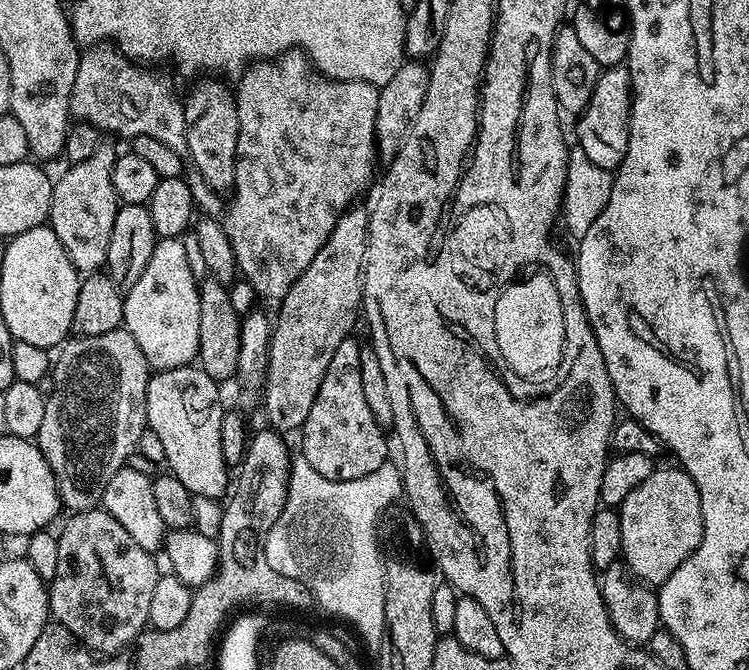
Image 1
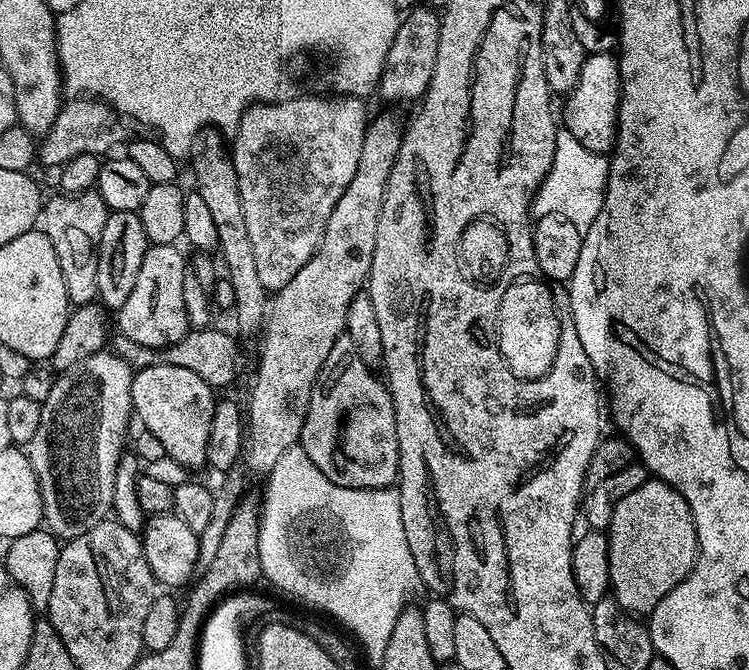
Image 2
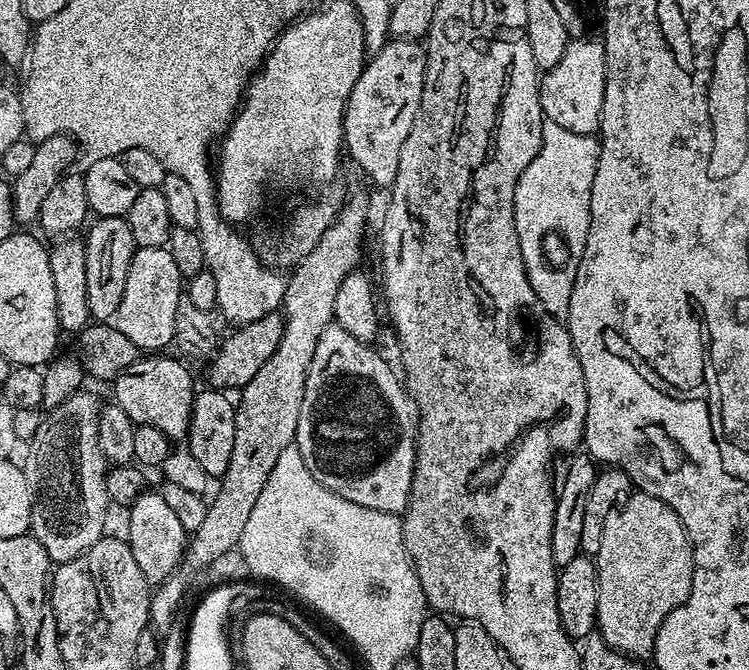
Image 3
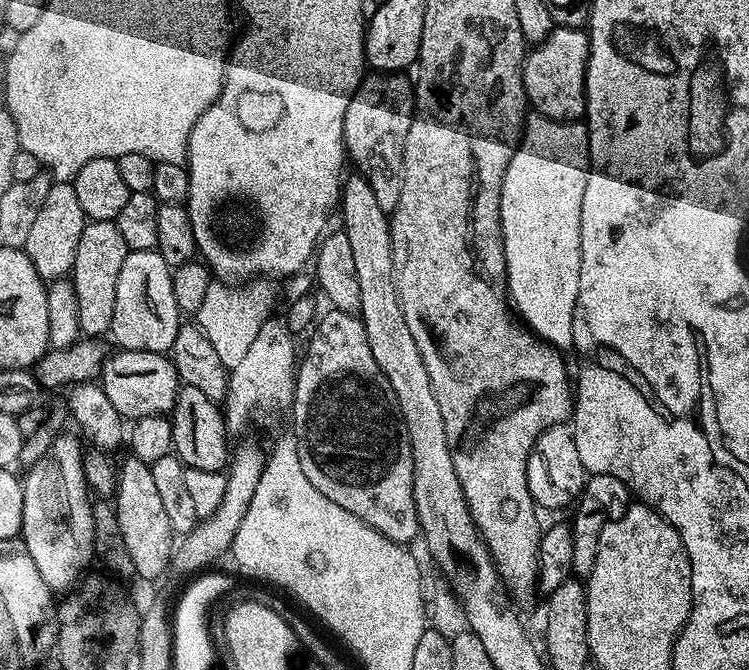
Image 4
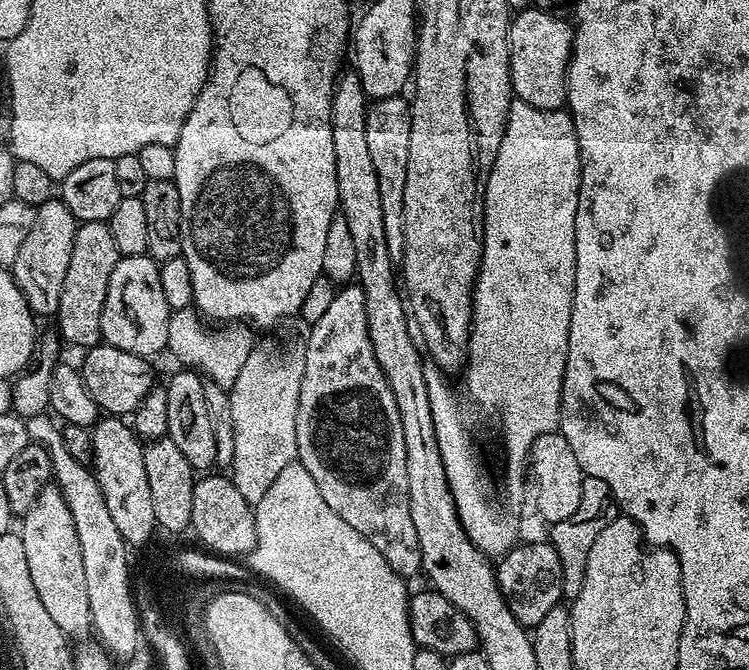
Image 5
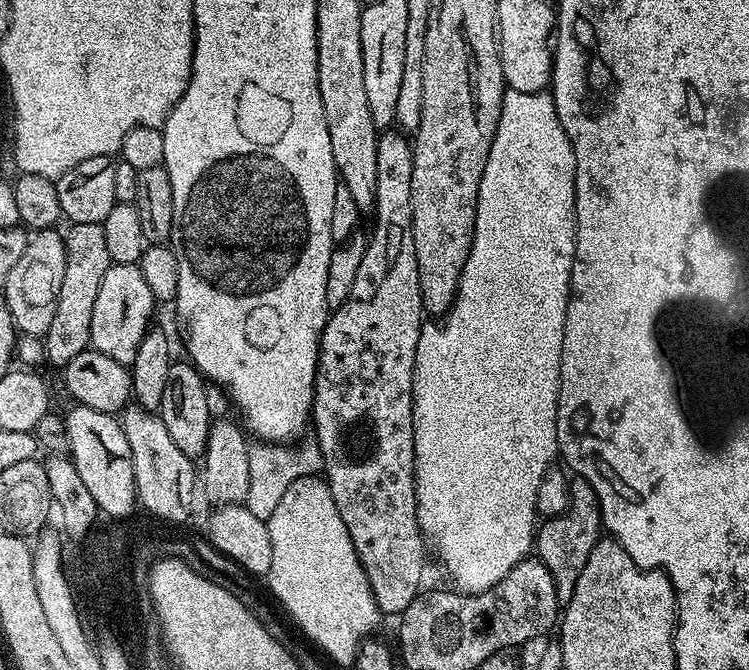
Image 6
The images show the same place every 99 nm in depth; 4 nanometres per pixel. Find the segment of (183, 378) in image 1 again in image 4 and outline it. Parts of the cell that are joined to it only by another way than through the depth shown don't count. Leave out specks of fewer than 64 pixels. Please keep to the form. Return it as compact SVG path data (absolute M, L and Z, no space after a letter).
M113 351L105 360L98 380L106 398L110 398L114 405L114 410L118 410L118 414L128 422L143 416L163 416L171 413L182 387L176 367L163 352Z

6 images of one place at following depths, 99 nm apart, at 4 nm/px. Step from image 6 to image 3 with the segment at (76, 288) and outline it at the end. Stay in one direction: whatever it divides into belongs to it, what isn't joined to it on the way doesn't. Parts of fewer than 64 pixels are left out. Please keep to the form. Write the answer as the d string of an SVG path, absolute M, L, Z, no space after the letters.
M123 216L96 218L87 228L88 236L83 237L86 250L86 299L90 302L92 320L108 322L115 317L118 306L122 306L122 294L126 294L126 274L130 274L130 262L137 246L134 234L130 234L130 226Z

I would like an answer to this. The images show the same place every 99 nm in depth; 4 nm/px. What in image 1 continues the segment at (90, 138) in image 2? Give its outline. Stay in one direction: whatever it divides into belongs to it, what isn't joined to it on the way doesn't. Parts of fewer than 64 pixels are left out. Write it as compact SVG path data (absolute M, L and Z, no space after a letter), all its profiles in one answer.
M111 43L85 47L80 54L78 74L74 74L74 90L70 98L71 119L93 124L105 133L113 132L125 138L158 138L158 142L166 142L166 146L175 152L187 153L181 97L176 97L176 88L170 77L159 76L148 68L151 67L141 66L123 56L119 48Z

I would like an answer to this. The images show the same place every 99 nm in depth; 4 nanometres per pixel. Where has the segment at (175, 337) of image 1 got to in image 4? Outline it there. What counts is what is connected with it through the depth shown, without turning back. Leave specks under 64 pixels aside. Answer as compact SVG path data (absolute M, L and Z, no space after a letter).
M155 250L129 251L126 262L122 262L122 270L118 274L118 290L114 294L114 316L110 336L117 340L121 349L129 352L163 352L172 347L174 338L182 326L182 313L178 302L174 302L174 286L172 285L173 269L168 267L162 254Z

